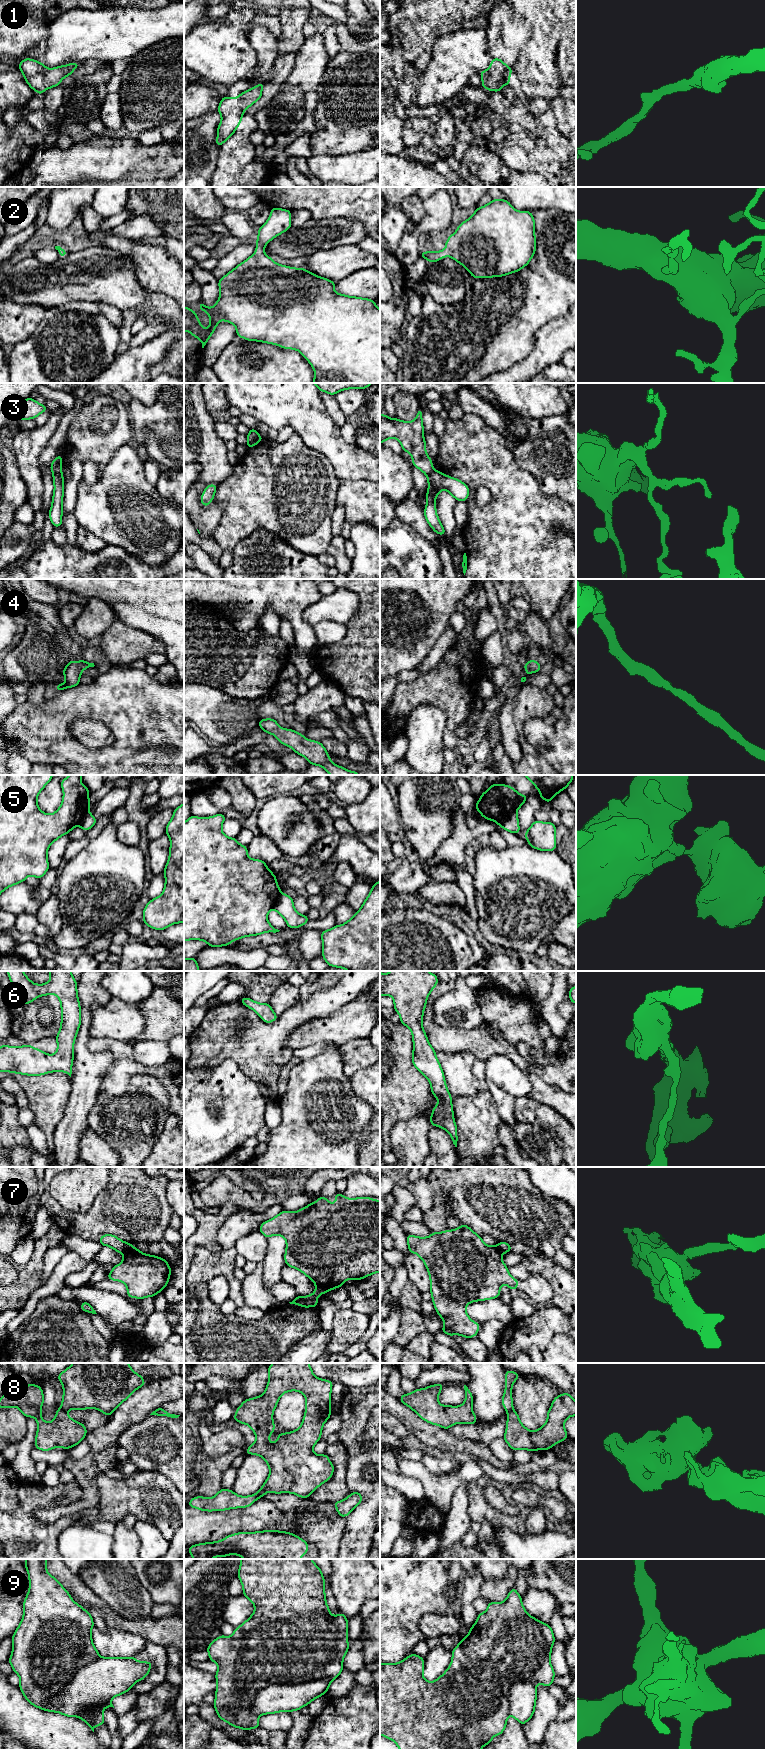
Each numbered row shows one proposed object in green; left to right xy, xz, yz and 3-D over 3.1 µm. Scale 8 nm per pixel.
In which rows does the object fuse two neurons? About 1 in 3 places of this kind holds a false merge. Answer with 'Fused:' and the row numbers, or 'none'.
Fused: 3, 5, 7, 8, 9

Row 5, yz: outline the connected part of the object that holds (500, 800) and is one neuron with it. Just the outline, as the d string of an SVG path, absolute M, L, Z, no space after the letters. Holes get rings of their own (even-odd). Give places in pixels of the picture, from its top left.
M493 784L481 794L475 807L484 819L496 823L517 810L525 803L527 795L519 794L512 786Z

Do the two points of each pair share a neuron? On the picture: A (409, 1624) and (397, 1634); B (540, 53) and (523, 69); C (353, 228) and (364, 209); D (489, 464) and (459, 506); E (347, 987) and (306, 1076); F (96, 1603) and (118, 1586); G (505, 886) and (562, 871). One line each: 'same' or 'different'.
A: same
B: same
C: different
D: different
E: different
F: different
G: same

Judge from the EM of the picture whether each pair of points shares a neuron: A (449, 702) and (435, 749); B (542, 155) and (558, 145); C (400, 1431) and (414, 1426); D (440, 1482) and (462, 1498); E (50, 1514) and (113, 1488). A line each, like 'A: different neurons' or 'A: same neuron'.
A: different neurons
B: different neurons
C: different neurons
D: different neurons
E: different neurons

